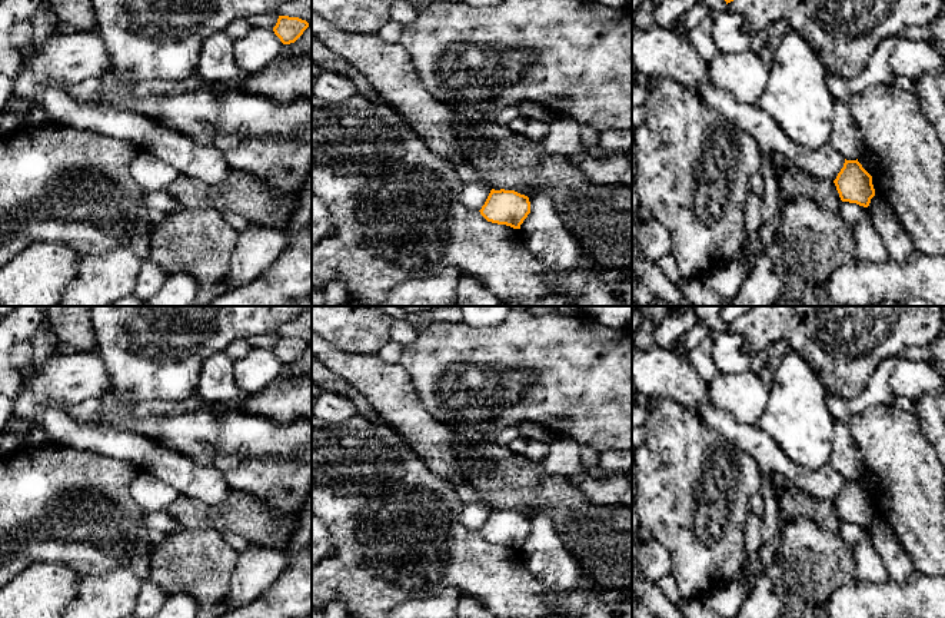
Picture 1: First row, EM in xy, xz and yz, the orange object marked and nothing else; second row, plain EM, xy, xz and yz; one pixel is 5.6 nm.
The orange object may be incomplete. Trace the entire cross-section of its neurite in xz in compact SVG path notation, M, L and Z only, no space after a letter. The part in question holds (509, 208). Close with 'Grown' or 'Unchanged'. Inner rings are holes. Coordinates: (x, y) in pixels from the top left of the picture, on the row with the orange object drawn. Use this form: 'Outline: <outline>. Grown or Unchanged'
Outline: M492 189L479 212L488 222L520 229L530 213L530 202L528 196L515 190Z. Unchanged

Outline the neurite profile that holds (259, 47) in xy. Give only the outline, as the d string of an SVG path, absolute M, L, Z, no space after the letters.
M252 27L234 41L234 62L249 74L259 73L283 54L283 47L273 30Z

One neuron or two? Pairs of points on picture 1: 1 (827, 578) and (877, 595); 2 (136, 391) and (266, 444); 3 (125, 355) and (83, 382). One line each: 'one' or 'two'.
1: two
2: two
3: two

